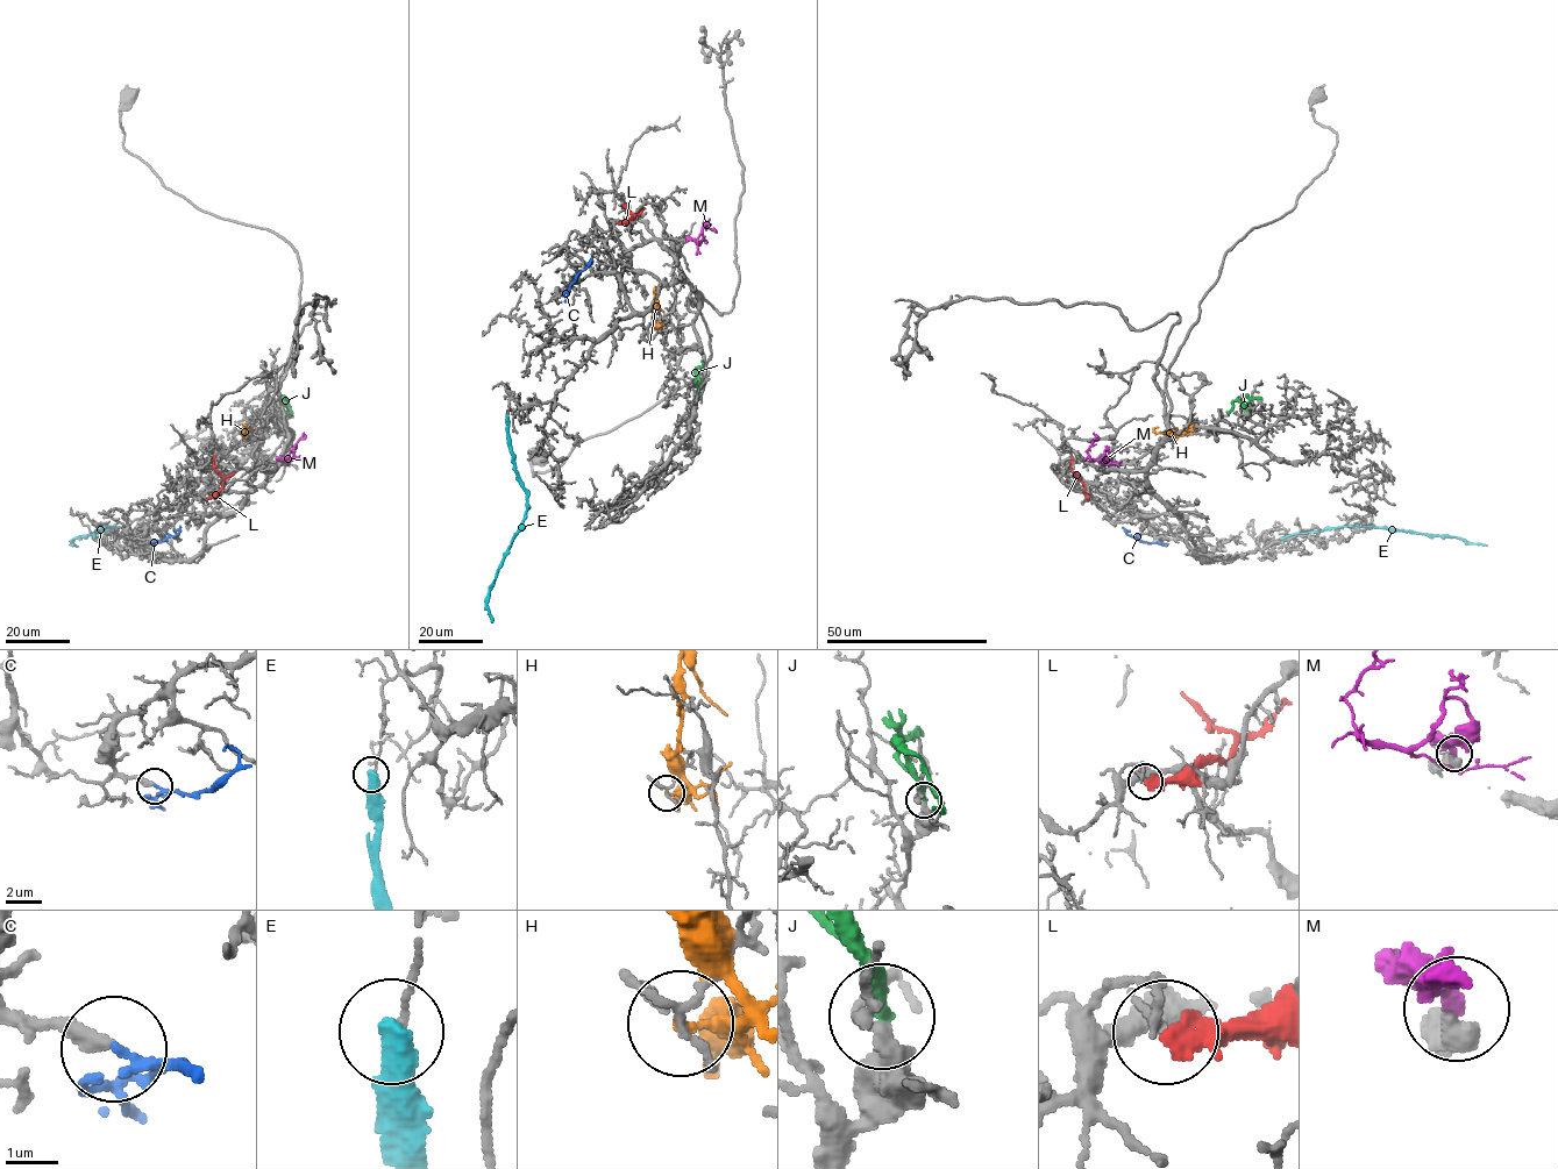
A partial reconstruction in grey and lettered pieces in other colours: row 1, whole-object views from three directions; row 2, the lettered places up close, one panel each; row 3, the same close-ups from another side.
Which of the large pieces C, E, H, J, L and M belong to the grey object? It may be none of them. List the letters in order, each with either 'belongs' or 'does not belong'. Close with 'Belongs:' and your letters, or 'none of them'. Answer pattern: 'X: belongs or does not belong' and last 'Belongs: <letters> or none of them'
C: belongs
E: does not belong
H: does not belong
J: does not belong
L: does not belong
M: belongs
Belongs: C, M

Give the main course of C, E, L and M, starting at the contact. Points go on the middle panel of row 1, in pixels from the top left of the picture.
C: (566, 292), (587, 264)
E: (507, 417), (514, 470), (526, 494), (527, 511), (489, 591), (486, 605), (492, 621)
L: (618, 222), (634, 216), (626, 207)
M: (687, 241), (692, 240), (697, 244), (703, 221), (711, 229), (713, 227)

